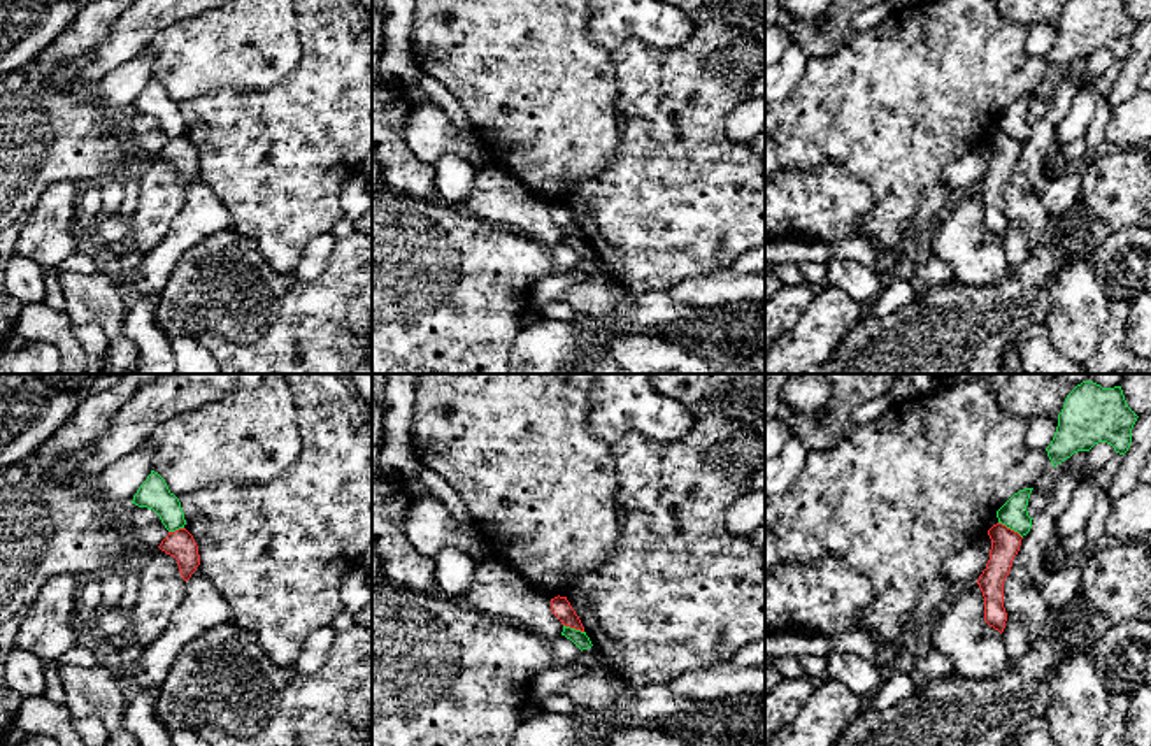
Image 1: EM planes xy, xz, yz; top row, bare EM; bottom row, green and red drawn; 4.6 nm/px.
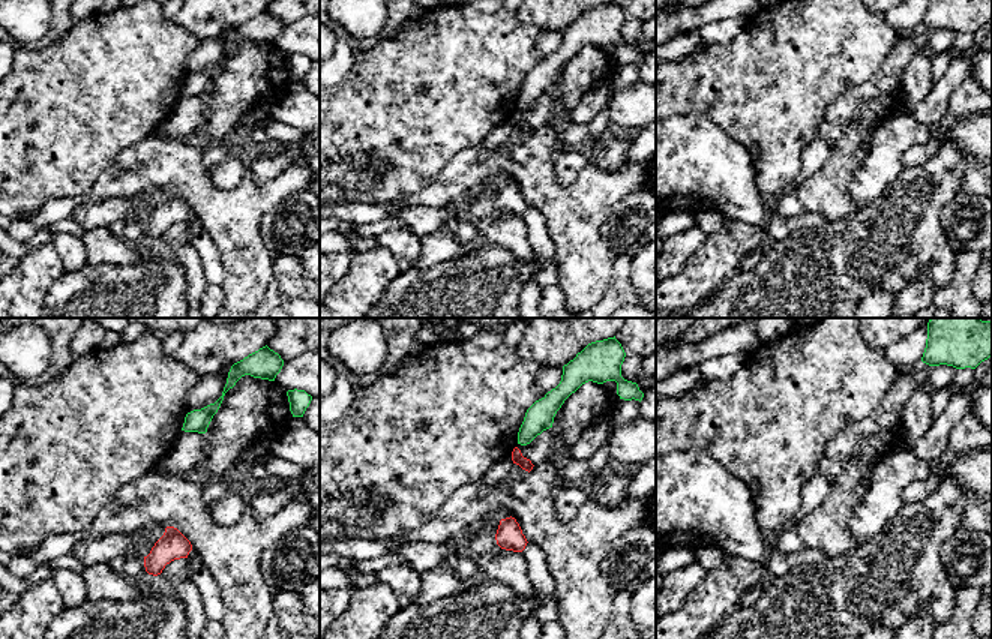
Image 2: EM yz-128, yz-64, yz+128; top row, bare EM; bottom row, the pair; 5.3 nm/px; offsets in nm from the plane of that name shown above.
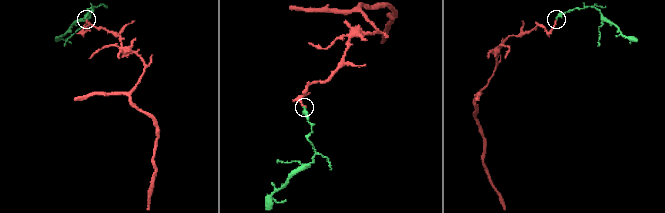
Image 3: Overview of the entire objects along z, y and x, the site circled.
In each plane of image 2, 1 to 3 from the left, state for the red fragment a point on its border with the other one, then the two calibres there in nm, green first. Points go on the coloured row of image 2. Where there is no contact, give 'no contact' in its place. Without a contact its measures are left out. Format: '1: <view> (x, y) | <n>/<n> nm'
1: no contact
2: no contact
3: no contact

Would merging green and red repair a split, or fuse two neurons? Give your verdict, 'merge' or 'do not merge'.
do not merge

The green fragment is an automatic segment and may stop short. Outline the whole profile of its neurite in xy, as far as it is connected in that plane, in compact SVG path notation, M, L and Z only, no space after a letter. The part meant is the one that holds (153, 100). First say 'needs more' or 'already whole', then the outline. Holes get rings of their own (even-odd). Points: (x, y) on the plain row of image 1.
already whole; M151 77L133 102L132 111L153 116L168 139L184 135L186 126L179 105L168 97L165 86Z

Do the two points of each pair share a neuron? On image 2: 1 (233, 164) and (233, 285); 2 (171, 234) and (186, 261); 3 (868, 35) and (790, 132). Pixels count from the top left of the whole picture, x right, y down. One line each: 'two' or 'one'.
1: two
2: one
3: one

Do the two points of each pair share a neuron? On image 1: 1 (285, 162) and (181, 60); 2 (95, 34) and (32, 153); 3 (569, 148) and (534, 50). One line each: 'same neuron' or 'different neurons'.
1: different neurons
2: same neuron
3: same neuron

